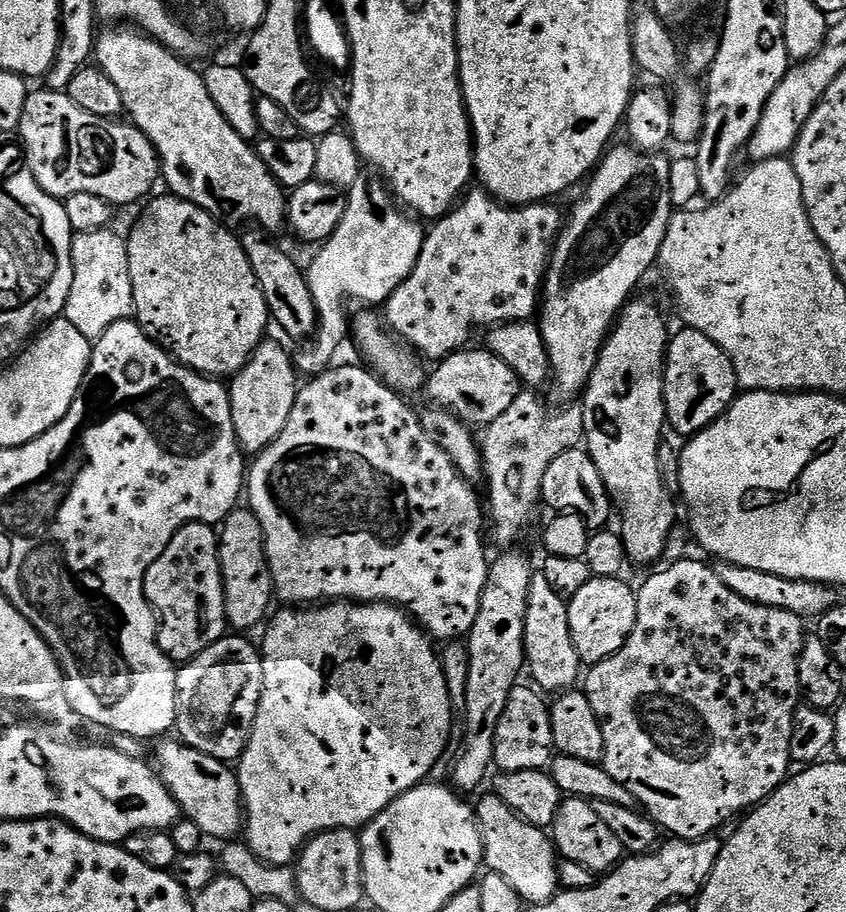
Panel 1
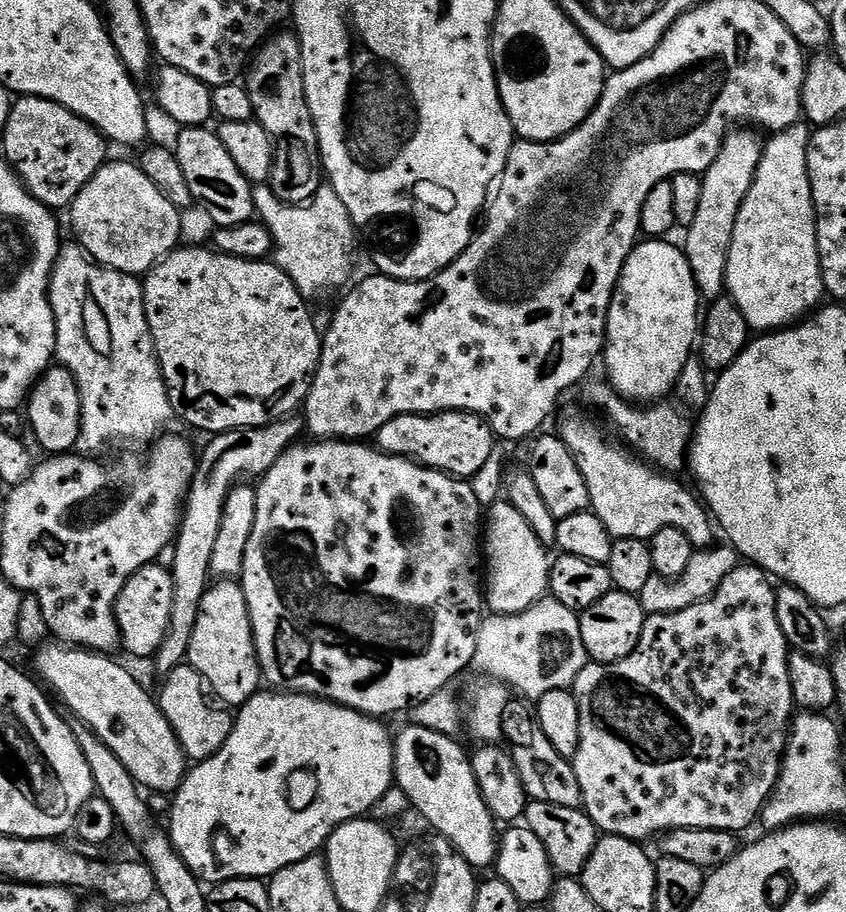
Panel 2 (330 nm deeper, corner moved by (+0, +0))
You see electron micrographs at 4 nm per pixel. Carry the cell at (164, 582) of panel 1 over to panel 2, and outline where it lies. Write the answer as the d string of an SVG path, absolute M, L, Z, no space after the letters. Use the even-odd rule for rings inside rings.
M159 563L145 564L124 583L124 588L116 598L116 622L120 627L120 642L123 651L132 656L155 657L162 638L168 629L170 606L174 596L172 573L167 567L159 568Z

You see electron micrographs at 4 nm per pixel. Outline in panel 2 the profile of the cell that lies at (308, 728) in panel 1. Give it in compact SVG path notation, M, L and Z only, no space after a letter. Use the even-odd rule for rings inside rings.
M261 690L252 696L246 703L239 705L238 711L235 713L234 723L232 725L232 732L226 738L226 742L219 748L216 753L210 758L193 763L191 767L187 769L183 782L180 783L180 787L176 789L174 795L171 797L171 813L167 817L166 831L169 836L172 837L172 844L176 847L176 853L182 858L182 862L186 862L186 866L195 876L200 877L201 881L205 885L215 886L224 883L226 880L258 880L261 878L271 878L275 872L282 870L286 866L290 866L294 862L302 862L302 858L307 856L317 855L327 845L328 836L333 830L340 824L345 824L351 820L358 820L367 817L372 811L374 802L378 802L387 794L387 792L393 791L394 788L394 773L396 771L396 753L394 751L394 740L388 732L383 728L379 719L363 716L361 712L356 712L352 708L347 708L341 704L334 703L333 700L322 700L318 696L305 696L302 692L285 692L283 690Z

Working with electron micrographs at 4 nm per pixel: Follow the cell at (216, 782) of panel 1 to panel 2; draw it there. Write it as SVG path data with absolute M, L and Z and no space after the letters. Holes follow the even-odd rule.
M51 643L37 654L35 675L60 695L75 719L88 725L99 740L118 754L137 784L153 792L175 793L186 775L186 757L153 693L151 696L122 665L115 664L111 655Z

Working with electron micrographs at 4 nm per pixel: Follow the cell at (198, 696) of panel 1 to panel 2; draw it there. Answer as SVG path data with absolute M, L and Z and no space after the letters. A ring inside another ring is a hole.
M187 662L179 664L174 671L167 673L163 680L160 696L158 692L158 703L166 722L170 722L185 757L192 762L210 758L224 745L226 738L232 732L233 717L227 716L224 713L227 711L223 707L217 706L209 699L204 679L195 672L191 664Z

